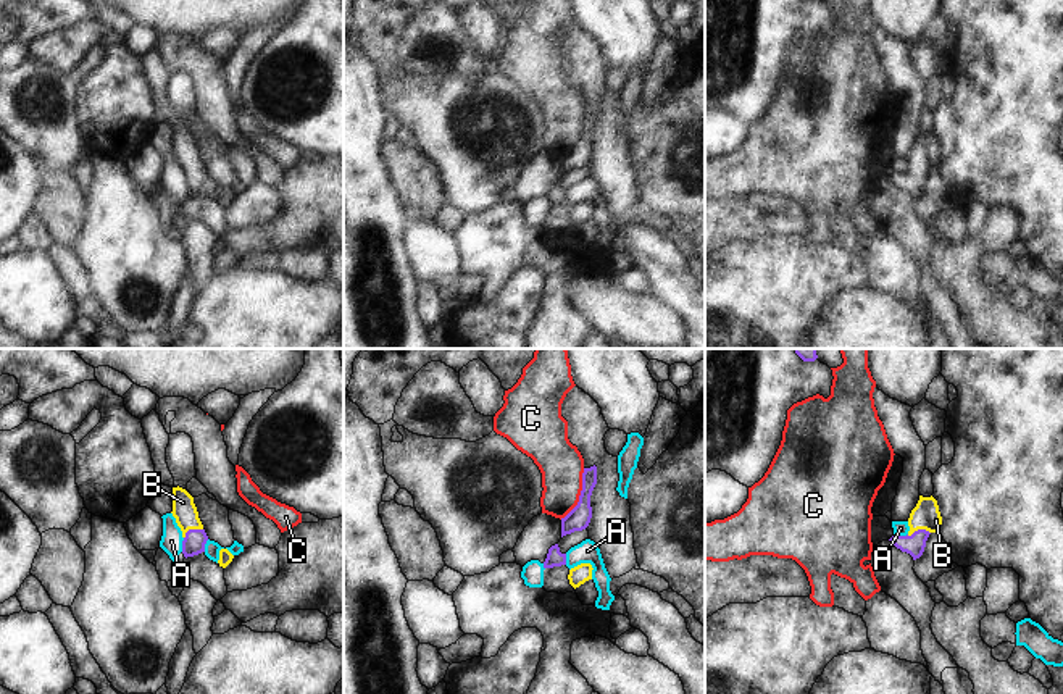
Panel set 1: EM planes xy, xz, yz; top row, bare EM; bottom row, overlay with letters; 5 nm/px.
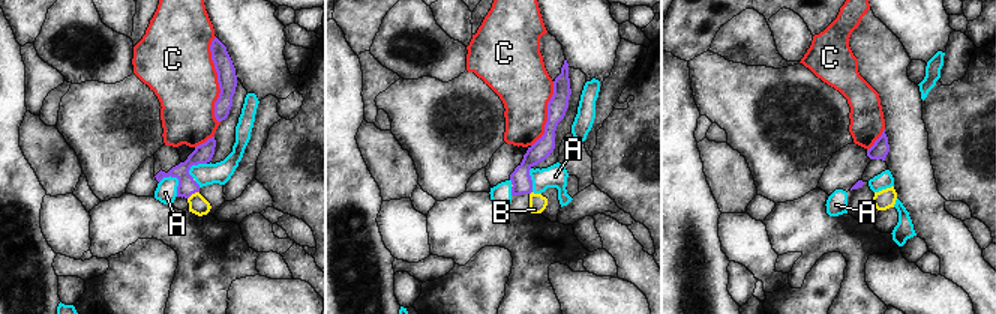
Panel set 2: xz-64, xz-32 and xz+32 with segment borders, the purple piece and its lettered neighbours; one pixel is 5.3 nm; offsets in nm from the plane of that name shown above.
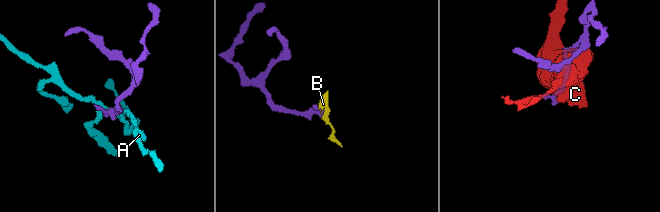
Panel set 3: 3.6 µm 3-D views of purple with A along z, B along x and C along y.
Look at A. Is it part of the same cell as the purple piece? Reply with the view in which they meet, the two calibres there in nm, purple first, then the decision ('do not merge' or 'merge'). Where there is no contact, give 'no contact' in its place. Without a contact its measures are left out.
contact in xy; calibres 110 and 110 nm; do not merge

